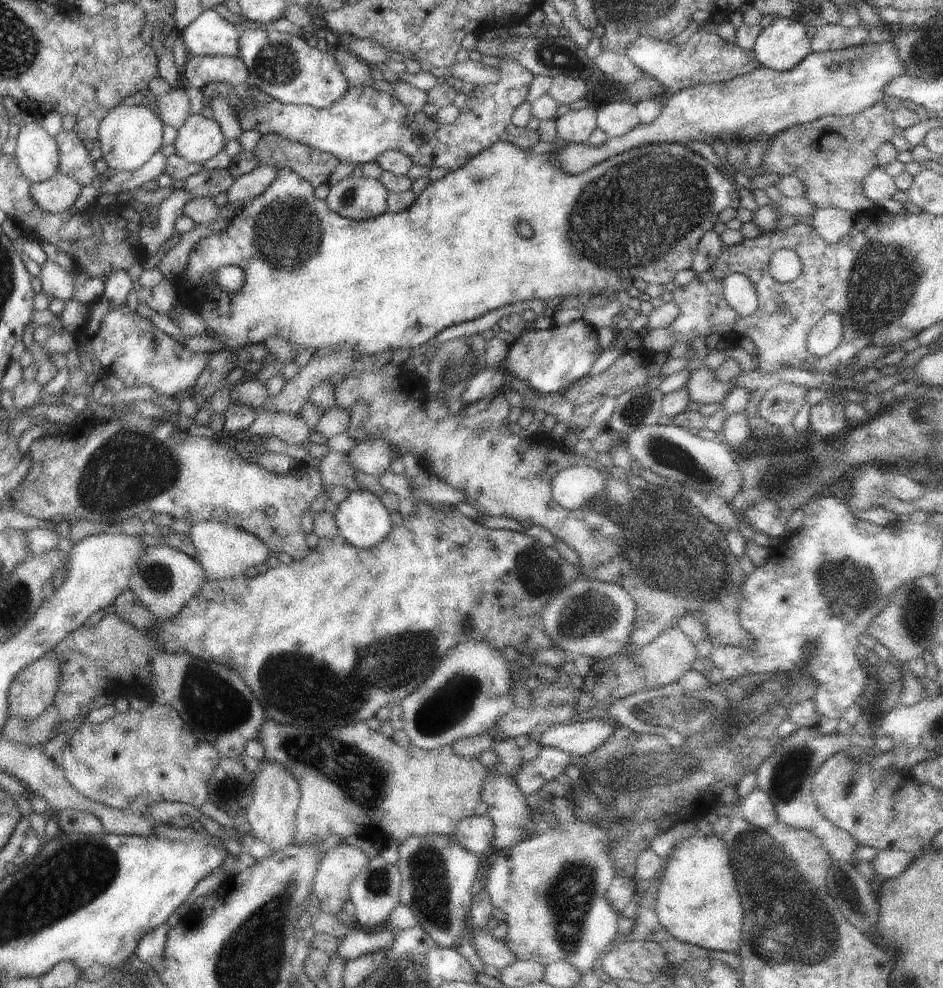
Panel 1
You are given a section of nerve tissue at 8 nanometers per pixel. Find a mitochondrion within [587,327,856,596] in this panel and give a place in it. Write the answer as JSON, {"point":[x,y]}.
{"point":[773,482]}

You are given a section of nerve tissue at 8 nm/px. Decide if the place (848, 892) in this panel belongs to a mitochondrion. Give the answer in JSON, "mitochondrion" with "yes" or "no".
{"mitochondrion":"yes"}

